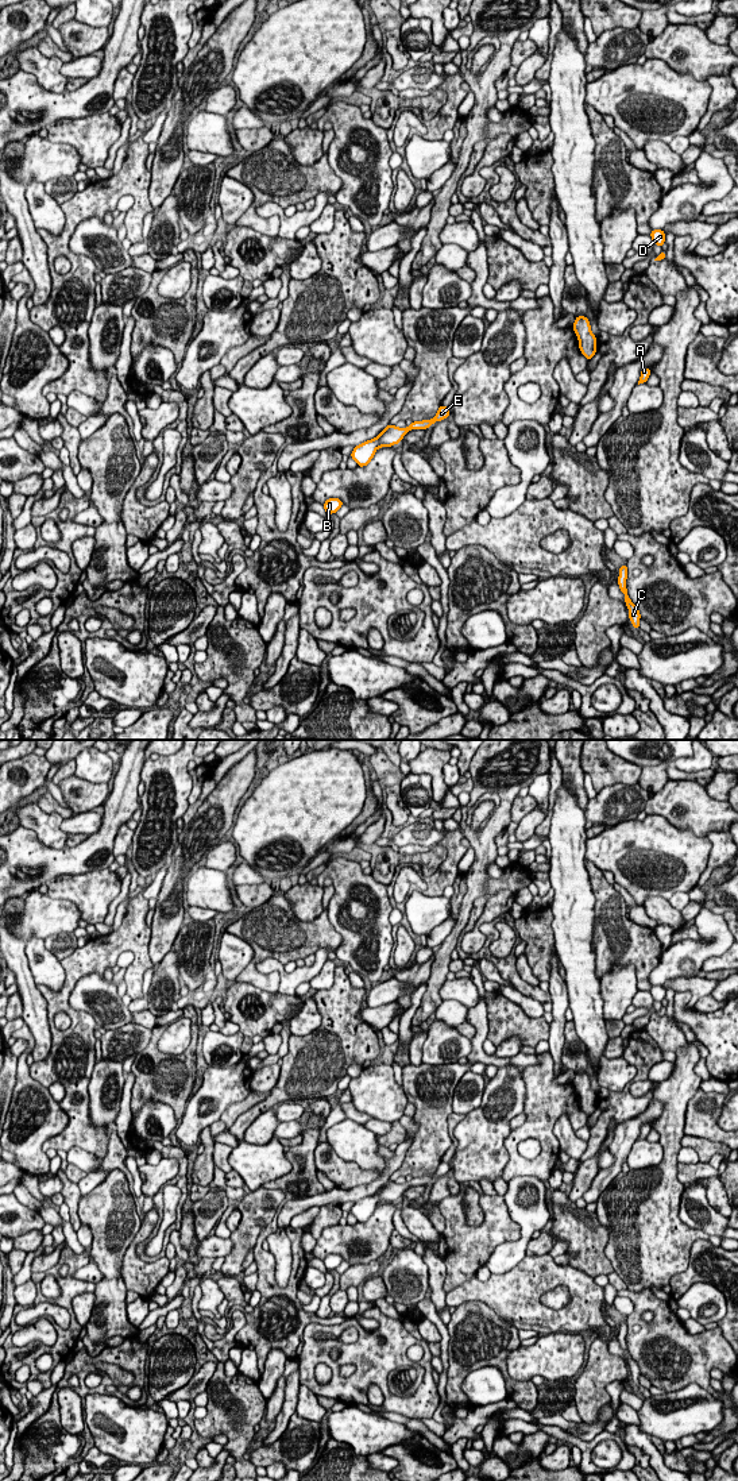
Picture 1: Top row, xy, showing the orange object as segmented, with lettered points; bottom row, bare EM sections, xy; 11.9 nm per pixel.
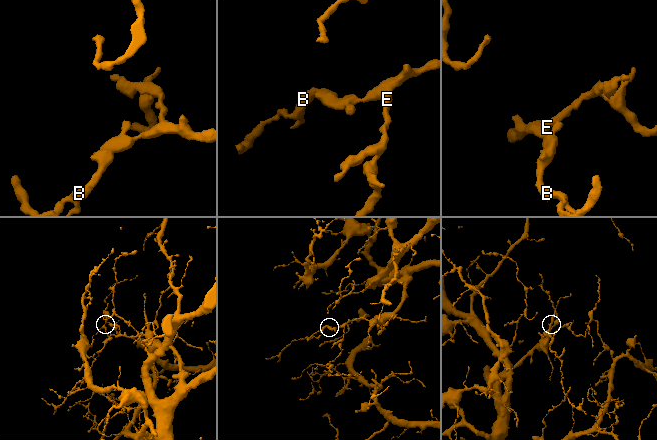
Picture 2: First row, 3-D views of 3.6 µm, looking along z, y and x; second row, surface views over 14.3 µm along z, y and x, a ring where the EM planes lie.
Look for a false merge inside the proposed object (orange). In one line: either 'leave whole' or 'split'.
leave whole

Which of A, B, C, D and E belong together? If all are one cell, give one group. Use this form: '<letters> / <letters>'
A B C D E

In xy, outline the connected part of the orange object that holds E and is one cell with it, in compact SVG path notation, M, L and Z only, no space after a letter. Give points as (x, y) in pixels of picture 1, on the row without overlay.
M441 1161L437 1170L432 1176L413 1177L406 1184L398 1184L395 1181L387 1181L375 1195L358 1200L351 1208L351 1214L359 1223L367 1222L375 1211L375 1207L382 1203L391 1203L402 1197L402 1193L411 1185L426 1185L436 1177L441 1177L449 1172L448 1162Z

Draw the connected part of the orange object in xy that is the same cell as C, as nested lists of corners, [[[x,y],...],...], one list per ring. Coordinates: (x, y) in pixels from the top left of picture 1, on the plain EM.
[[[623,1320],[619,1323],[618,1341],[621,1347],[625,1350],[625,1358],[626,1358],[626,1362],[629,1364],[629,1374],[633,1382],[638,1386],[641,1370],[638,1364],[629,1354],[627,1345],[626,1345],[626,1335],[627,1335],[627,1320]]]

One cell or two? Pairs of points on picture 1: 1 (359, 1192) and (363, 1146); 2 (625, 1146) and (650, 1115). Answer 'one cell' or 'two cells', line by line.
1: two cells
2: one cell

